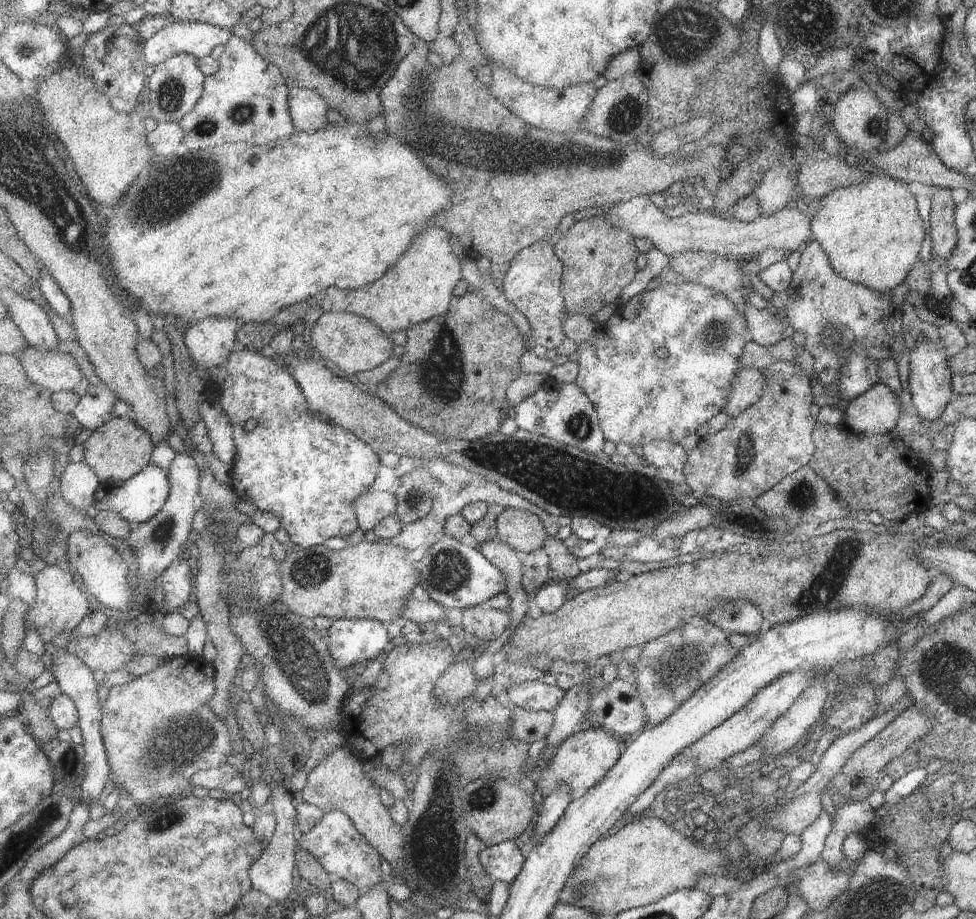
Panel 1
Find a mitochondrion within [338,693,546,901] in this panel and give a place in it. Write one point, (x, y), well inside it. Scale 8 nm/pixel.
(436, 845)

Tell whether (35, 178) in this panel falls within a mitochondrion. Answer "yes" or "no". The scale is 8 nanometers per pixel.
yes

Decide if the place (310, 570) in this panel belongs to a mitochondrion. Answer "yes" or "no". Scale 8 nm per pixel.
yes

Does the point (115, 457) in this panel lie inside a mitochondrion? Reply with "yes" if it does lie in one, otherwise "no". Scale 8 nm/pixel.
no

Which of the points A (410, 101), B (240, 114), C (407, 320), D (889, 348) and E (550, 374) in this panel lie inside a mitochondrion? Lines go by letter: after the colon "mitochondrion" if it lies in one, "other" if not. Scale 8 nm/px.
A: mitochondrion
B: mitochondrion
C: other
D: other
E: other

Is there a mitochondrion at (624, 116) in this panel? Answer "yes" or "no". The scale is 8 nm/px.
yes

